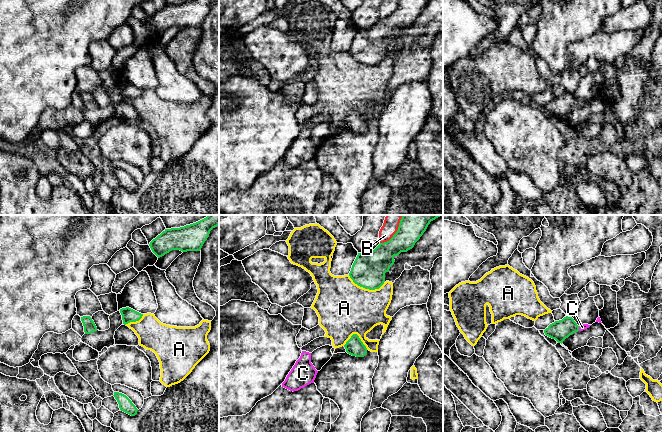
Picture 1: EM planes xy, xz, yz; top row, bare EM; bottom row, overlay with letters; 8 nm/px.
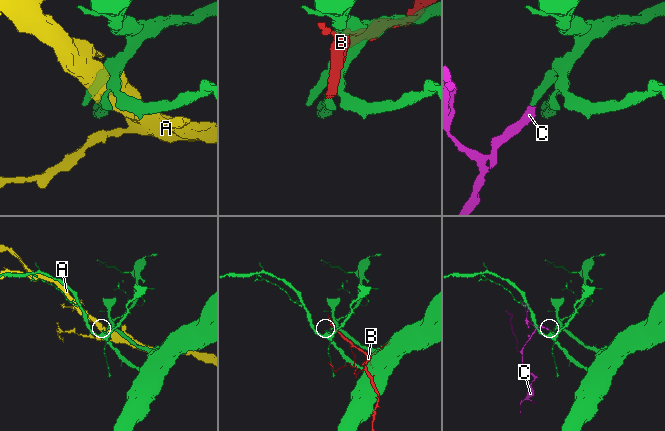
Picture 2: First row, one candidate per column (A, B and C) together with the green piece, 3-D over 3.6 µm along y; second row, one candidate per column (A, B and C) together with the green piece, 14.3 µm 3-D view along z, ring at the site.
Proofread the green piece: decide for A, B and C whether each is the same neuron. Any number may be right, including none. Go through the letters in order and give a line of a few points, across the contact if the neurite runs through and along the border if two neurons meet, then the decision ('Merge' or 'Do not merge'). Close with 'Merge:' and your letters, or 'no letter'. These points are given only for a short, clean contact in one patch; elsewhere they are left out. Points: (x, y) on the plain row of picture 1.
A: Do not merge
B: Do not merge
C: Line: yz (559, 106), (578, 104), (582, 103). Merge
Merge: C

